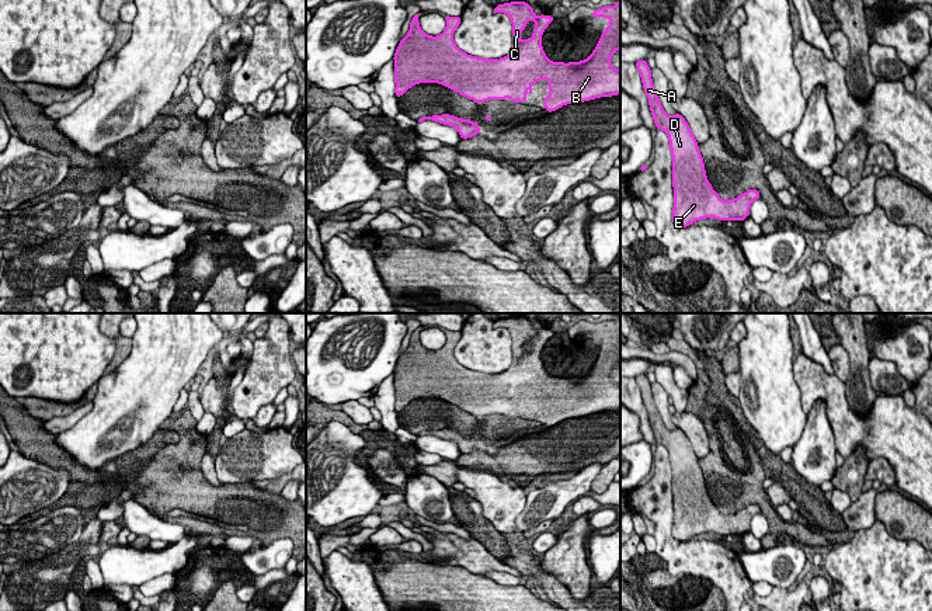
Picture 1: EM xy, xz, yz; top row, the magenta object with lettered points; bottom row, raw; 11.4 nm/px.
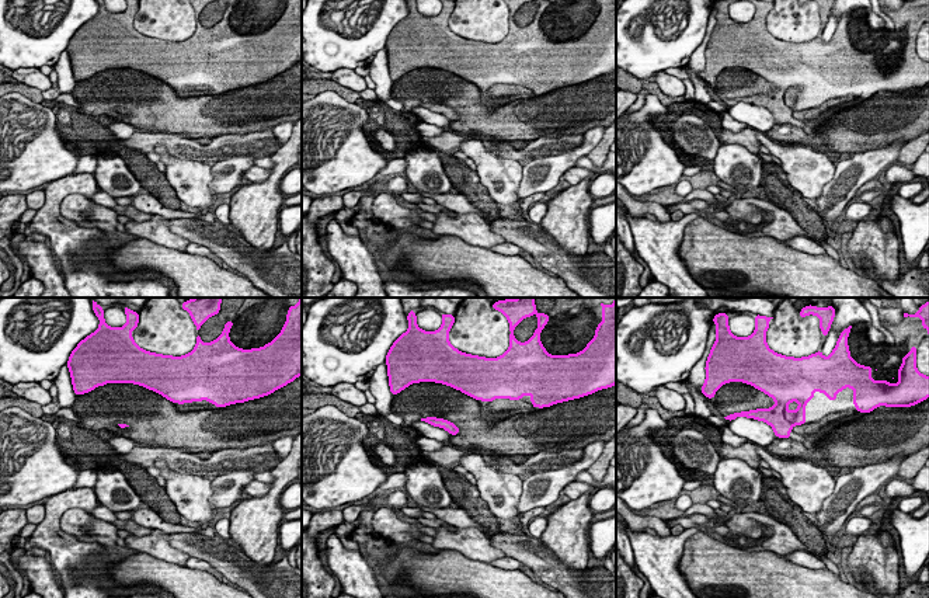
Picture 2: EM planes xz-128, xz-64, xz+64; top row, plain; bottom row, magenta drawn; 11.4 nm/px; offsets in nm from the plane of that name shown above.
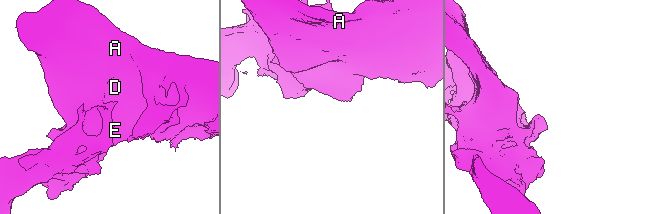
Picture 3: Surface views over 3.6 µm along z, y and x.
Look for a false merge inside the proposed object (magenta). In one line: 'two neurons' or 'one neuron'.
one neuron

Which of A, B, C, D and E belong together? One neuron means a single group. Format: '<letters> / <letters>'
A B C D E

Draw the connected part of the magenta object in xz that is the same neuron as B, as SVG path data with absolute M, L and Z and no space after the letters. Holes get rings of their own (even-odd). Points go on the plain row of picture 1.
M524 315L500 317L494 322L493 327L507 329L512 339L514 361L507 371L500 374L472 371L456 361L452 348L456 347L460 331L445 330L446 341L444 347L432 351L421 344L418 329L415 329L411 333L407 350L400 355L393 371L396 412L401 412L414 399L438 398L473 414L476 419L507 413L512 417L526 417L526 409L532 409L532 399L539 395L547 395L550 409L543 414L543 423L547 427L553 427L567 419L620 409L620 383L615 383L611 378L613 368L620 364L620 315L615 320L605 320L590 326L591 331L606 331L611 337L588 372L568 378L552 376L542 361L542 350L549 339L554 336L554 331L545 329L535 330L533 322ZM528 334L535 336L536 340L533 341L533 350L522 355L521 348L526 343Z

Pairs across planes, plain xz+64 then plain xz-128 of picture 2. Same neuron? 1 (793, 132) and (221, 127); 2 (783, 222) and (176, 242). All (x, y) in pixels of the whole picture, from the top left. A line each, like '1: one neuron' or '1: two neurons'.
1: one neuron
2: one neuron

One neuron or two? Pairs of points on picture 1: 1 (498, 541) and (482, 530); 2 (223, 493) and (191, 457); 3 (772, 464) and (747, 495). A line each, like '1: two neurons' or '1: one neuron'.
1: one neuron
2: one neuron
3: two neurons

